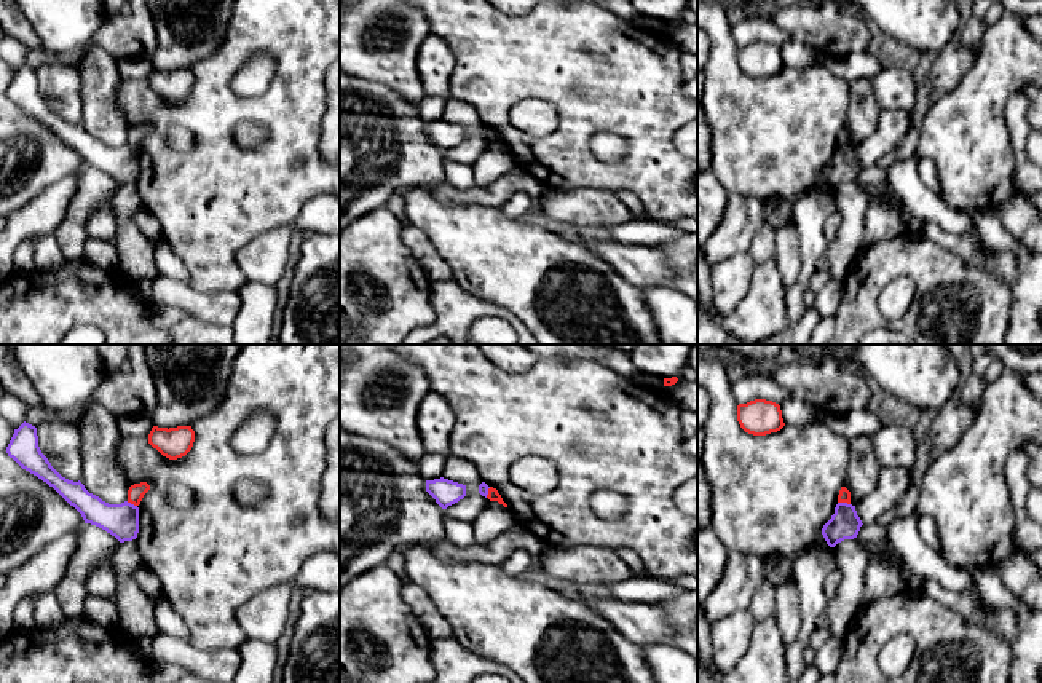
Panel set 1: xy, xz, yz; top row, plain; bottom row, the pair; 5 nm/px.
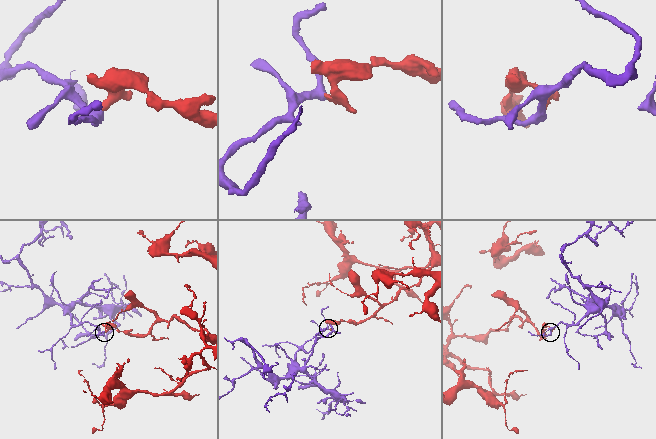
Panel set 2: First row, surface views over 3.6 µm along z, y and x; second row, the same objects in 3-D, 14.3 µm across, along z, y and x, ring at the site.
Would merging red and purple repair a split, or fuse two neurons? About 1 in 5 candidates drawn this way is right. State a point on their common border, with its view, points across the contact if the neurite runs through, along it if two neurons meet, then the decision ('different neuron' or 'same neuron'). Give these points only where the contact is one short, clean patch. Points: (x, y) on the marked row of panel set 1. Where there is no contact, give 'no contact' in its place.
yz (844, 501) | along yz (838, 501), (849, 505) | different neuron

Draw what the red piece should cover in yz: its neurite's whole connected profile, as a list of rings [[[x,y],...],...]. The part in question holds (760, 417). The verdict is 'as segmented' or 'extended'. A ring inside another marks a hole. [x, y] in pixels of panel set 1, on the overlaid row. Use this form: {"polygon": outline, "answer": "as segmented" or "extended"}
{"polygon": [[[766,399],[739,404],[737,421],[745,432],[753,436],[777,432],[785,426],[780,405]]], "answer": "as segmented"}

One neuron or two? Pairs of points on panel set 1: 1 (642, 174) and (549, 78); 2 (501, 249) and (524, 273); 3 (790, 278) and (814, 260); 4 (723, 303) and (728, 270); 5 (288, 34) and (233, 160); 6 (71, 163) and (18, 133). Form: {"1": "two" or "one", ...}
{"1": "one", "2": "one", "3": "two", "4": "one", "5": "one", "6": "one"}

